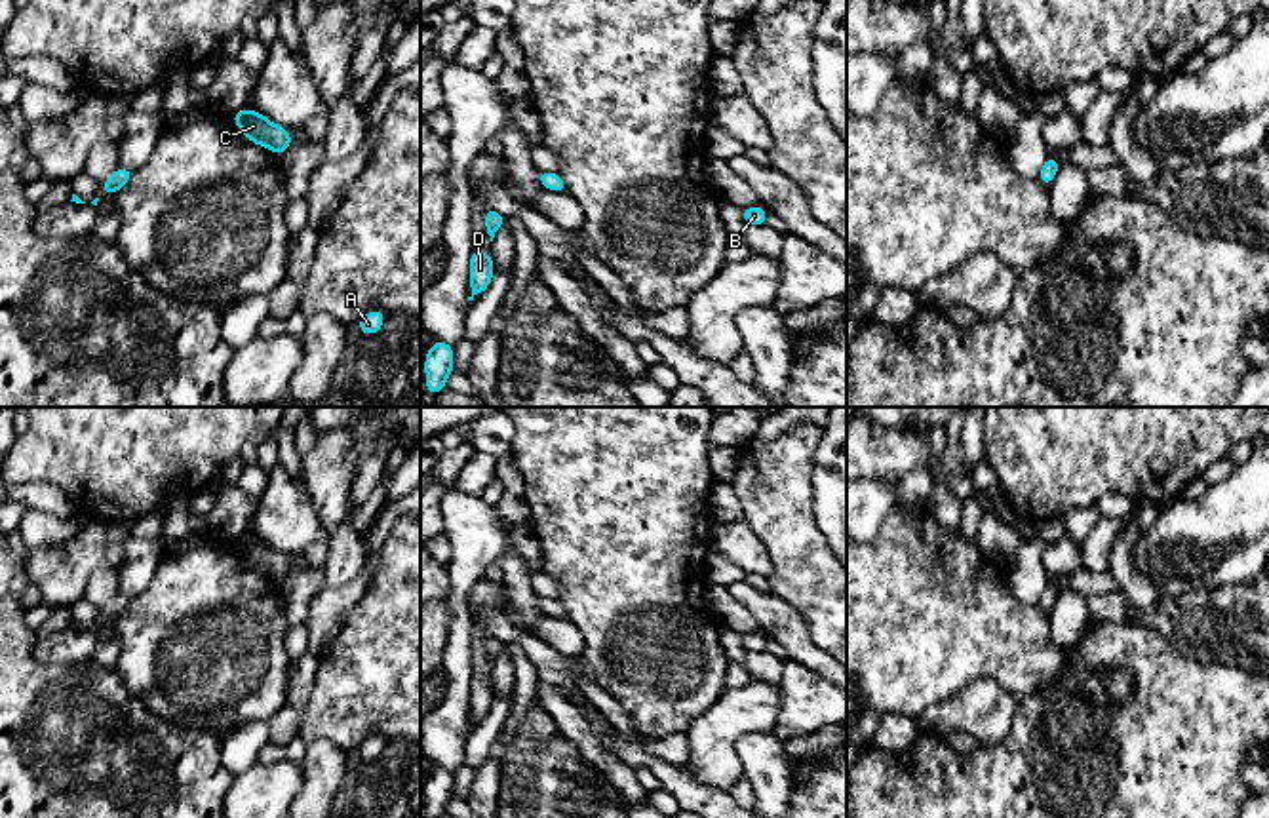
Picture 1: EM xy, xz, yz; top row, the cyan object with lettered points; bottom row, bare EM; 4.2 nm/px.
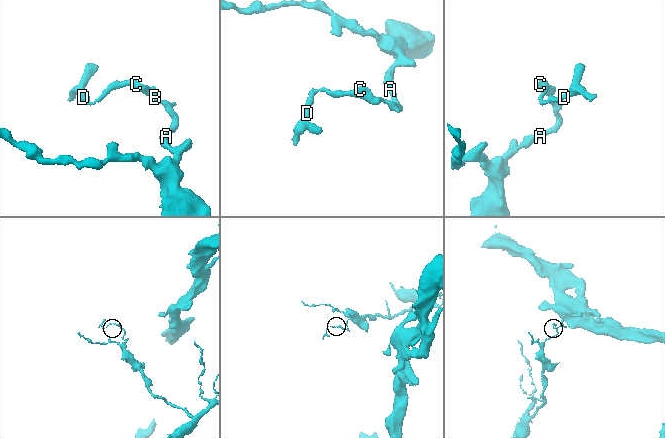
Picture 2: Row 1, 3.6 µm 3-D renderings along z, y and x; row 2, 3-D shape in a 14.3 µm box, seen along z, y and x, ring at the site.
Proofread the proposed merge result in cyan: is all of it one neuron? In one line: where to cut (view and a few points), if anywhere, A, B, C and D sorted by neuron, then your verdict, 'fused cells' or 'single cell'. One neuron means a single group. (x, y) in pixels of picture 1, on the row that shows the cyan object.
no cut; A B C D; single cell

